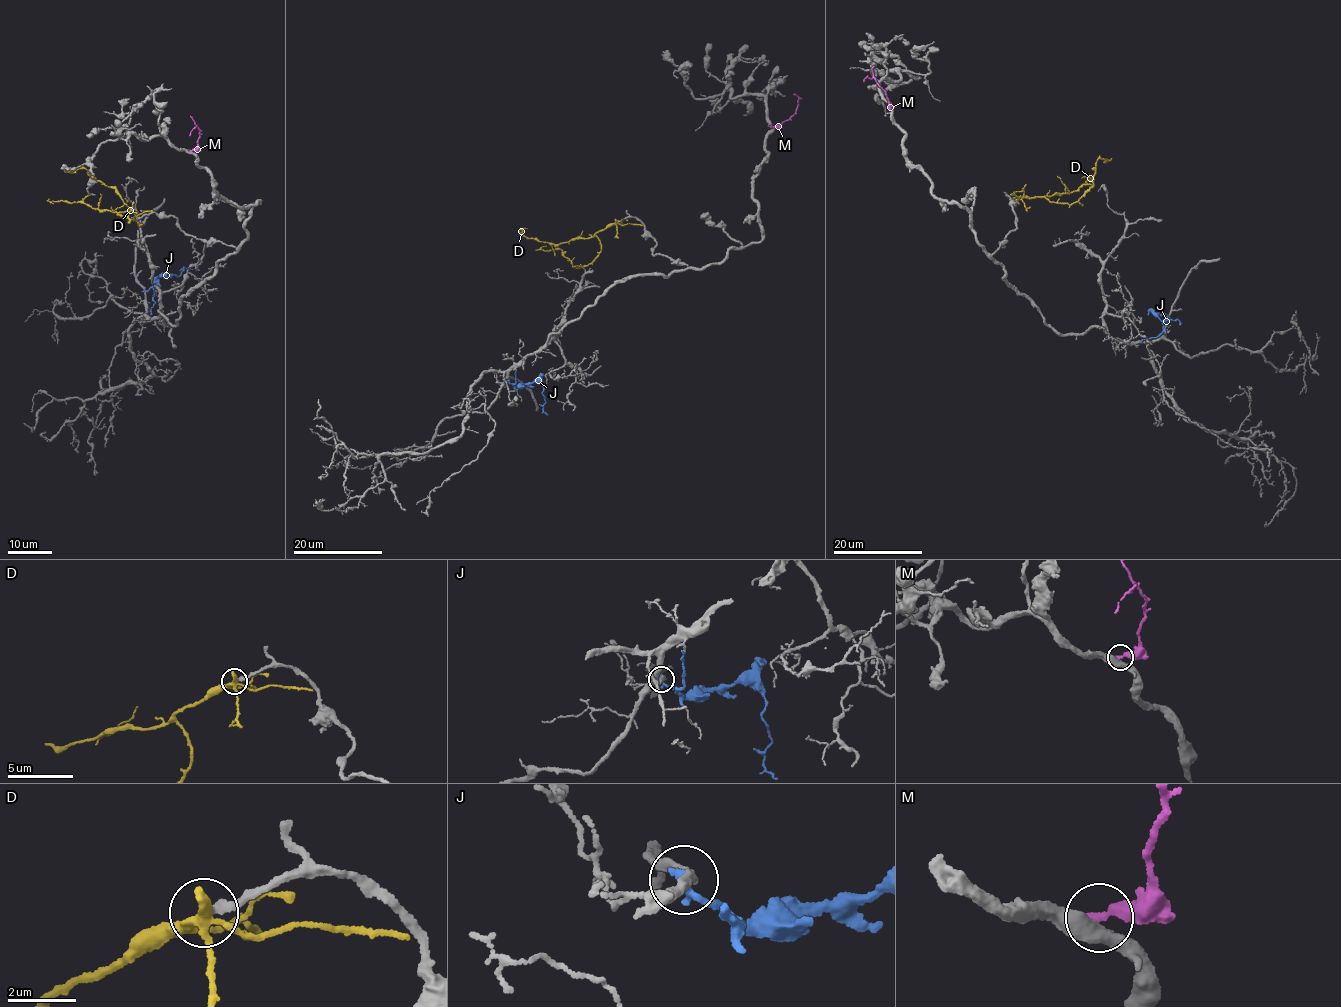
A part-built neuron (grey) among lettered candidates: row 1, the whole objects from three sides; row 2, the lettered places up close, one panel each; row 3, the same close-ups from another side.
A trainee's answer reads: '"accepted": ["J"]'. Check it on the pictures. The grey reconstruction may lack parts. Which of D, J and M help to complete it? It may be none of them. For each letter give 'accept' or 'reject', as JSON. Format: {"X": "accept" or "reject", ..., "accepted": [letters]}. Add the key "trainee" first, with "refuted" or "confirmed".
{"trainee": "refuted", "D": "reject", "J": "reject", "M": "reject", "accepted": []}

